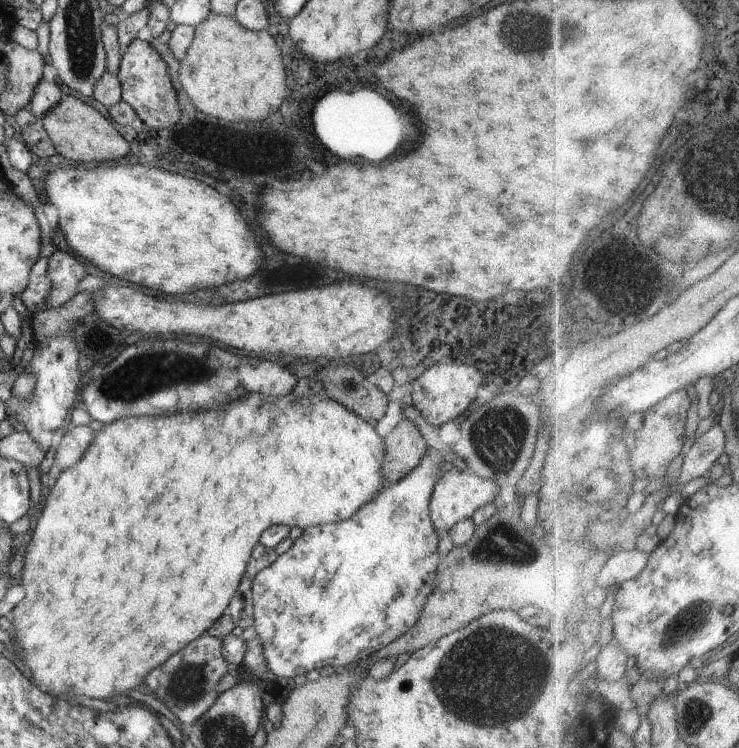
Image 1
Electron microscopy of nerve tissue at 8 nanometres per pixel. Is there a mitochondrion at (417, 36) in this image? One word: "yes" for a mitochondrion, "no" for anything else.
no

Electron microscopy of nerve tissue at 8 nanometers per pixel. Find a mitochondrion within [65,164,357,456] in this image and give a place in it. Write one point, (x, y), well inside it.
(133, 385)

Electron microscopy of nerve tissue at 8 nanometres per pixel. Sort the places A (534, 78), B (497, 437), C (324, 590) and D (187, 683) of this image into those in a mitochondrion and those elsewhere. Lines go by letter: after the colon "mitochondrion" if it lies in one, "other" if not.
A: other
B: mitochondrion
C: mitochondrion
D: mitochondrion

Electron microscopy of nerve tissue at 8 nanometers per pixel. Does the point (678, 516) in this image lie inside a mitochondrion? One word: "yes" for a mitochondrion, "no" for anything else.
no

